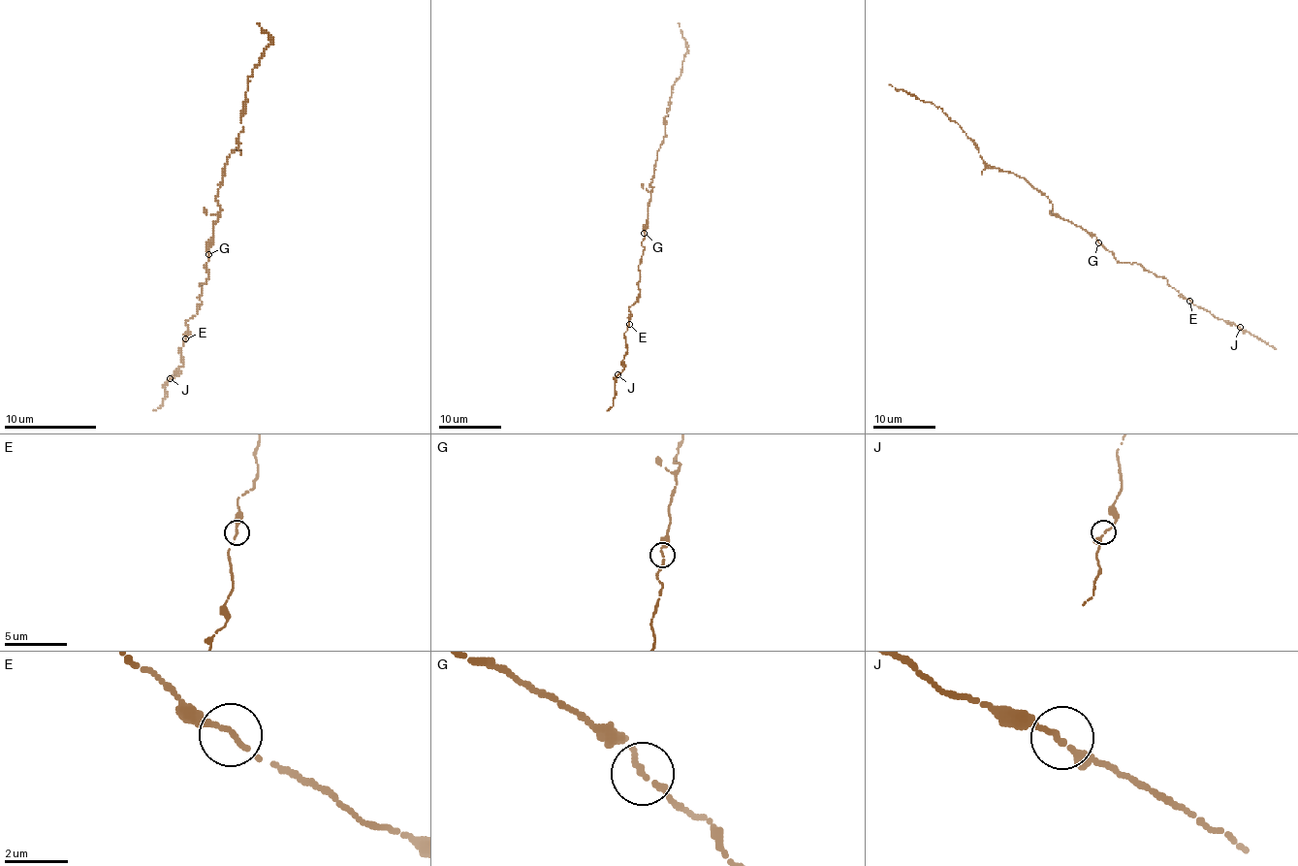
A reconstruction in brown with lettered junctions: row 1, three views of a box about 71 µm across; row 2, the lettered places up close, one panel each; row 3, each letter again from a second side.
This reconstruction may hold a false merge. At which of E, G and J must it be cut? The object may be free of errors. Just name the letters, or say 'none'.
none

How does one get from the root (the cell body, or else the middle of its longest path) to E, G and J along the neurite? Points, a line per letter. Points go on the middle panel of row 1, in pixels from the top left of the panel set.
E: (648, 210), (642, 241), (645, 250), (638, 266), (640, 297), (629, 308), (629, 324)
G: (648, 210), (645, 233)
J: (648, 210), (638, 266), (640, 297), (629, 308), (627, 352), (617, 374)

